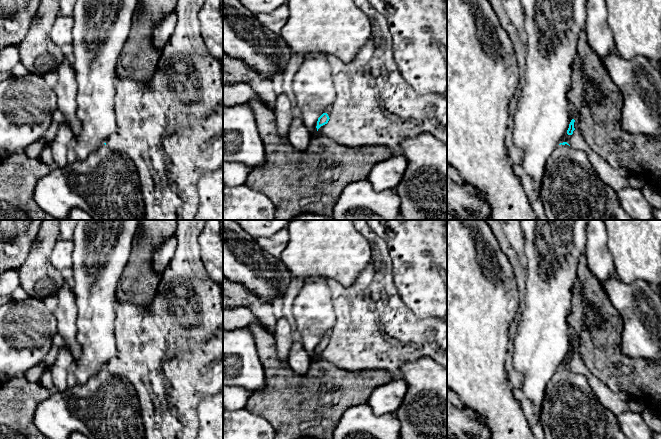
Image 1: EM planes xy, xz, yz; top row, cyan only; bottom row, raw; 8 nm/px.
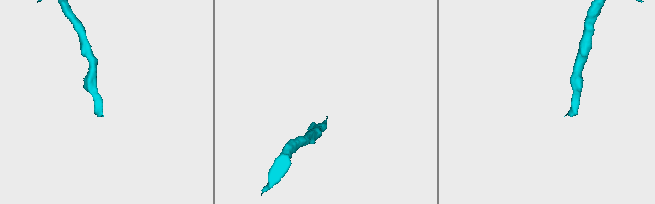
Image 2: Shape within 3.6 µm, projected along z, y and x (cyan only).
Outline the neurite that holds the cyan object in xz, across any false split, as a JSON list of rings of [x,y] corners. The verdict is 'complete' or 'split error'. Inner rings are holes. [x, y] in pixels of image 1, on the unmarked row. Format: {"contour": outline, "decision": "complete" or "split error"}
{"contour": [[[328,331],[328,332],[326,332],[326,333],[323,335],[322,339],[318,342],[317,350],[316,350],[317,355],[318,355],[318,353],[319,353],[321,350],[323,350],[323,349],[325,349],[325,348],[328,347],[328,345],[329,345],[329,343],[330,343],[330,340],[331,340],[331,331]]], "decision": "split error"}

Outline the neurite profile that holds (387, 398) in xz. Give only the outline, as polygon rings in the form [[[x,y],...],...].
[[[391,380],[373,389],[368,404],[379,415],[395,413],[402,404],[407,391],[406,382]]]

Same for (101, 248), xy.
[[[79,220],[70,271],[81,355],[73,363],[78,384],[95,376],[116,354],[116,288],[131,254],[139,220]]]

